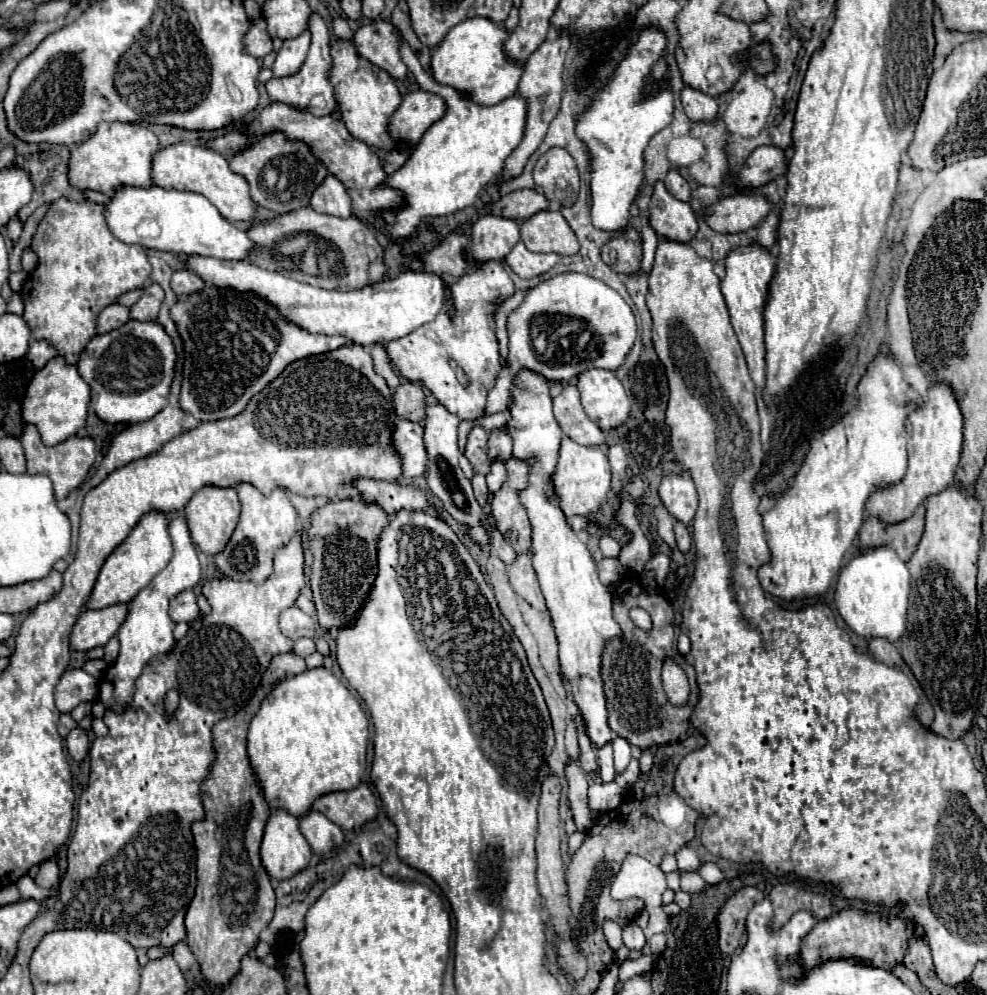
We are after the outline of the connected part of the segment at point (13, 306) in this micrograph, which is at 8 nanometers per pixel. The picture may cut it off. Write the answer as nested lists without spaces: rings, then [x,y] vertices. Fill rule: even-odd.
[[[14,292],[14,294],[12,294],[12,298],[10,298],[10,300],[8,300],[6,312],[13,313],[13,314],[16,314],[19,316],[23,315],[24,302],[23,302],[20,294],[18,294],[18,292]]]

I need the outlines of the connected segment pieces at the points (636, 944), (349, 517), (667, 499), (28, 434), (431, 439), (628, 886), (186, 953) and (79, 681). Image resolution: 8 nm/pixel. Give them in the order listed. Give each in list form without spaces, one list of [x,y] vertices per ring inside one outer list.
[[[630,922],[622,928],[622,942],[628,950],[642,950],[644,948],[644,932],[638,924]]]
[[[364,500],[328,502],[310,514],[308,544],[314,556],[310,588],[322,632],[354,624],[356,612],[370,596],[374,576],[378,574],[378,536],[388,522],[388,514],[376,502]]]
[[[682,474],[664,476],[660,484],[660,498],[676,520],[684,524],[692,522],[698,508],[698,494],[690,476]]]
[[[28,424],[24,428],[24,434],[22,434],[22,446],[24,446],[24,452],[26,452],[26,460],[28,460],[28,474],[44,474],[52,480],[54,484],[54,494],[56,494],[56,500],[62,500],[66,498],[74,488],[78,488],[88,470],[92,468],[94,460],[96,460],[96,444],[90,436],[70,436],[68,440],[56,444],[56,446],[44,446],[42,440],[40,440],[40,432],[34,424]]]
[[[440,404],[426,406],[424,444],[428,450],[428,486],[432,494],[440,498],[444,510],[448,510],[458,524],[466,526],[470,540],[478,546],[486,546],[490,542],[490,524],[488,524],[486,512],[482,510],[482,506],[476,502],[472,494],[470,480],[474,476],[474,470],[458,448],[458,424],[460,424],[460,418],[450,414],[444,406]]]
[[[634,856],[634,862],[624,862],[620,874],[612,884],[612,898],[642,898],[648,912],[650,922],[646,928],[646,936],[656,932],[664,932],[668,924],[668,916],[662,910],[662,894],[666,890],[666,878],[660,866],[650,864],[642,856]]]
[[[178,942],[178,944],[172,948],[172,952],[174,952],[174,958],[176,958],[176,962],[178,962],[178,966],[180,966],[182,972],[188,972],[188,970],[194,966],[196,958],[194,958],[194,954],[190,952],[190,948],[188,948],[184,942]]]
[[[80,668],[66,670],[56,686],[56,708],[72,712],[80,702],[92,702],[98,696],[98,680]]]

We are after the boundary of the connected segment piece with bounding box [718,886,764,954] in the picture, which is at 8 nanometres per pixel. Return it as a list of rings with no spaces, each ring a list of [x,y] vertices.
[[[748,886],[748,888],[744,888],[744,894],[740,890],[724,904],[724,908],[718,916],[718,930],[720,930],[718,944],[720,944],[722,954],[732,954],[740,946],[740,938],[746,930],[744,928],[746,916],[750,912],[750,908],[762,900],[764,900],[764,892]]]

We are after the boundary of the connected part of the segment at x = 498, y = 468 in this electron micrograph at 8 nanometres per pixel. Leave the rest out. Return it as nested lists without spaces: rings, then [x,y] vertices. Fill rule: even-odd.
[[[494,462],[490,474],[486,476],[486,482],[488,482],[490,492],[498,492],[502,488],[504,480],[506,480],[506,468],[504,468],[504,464],[502,462]]]

